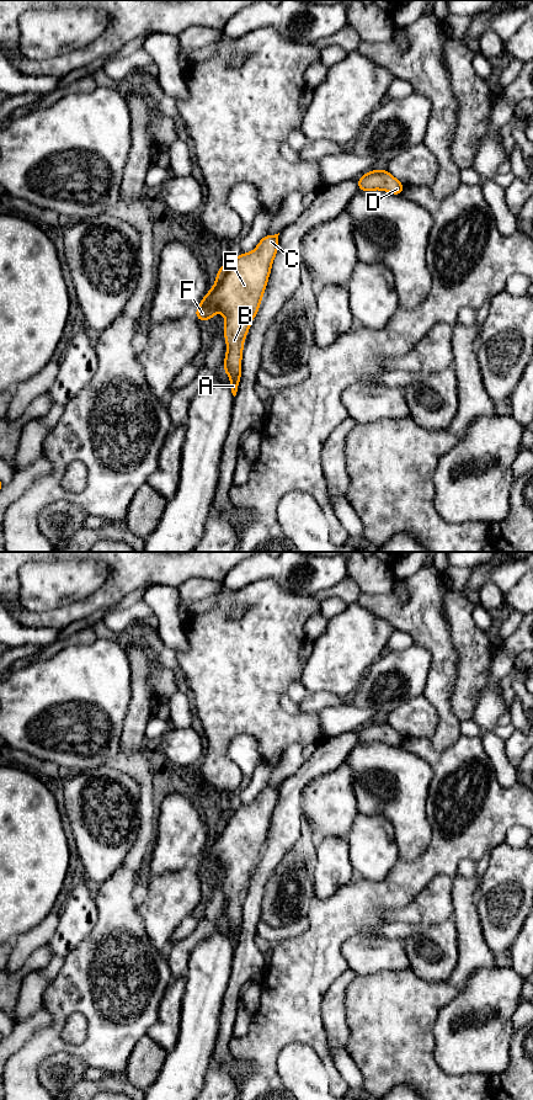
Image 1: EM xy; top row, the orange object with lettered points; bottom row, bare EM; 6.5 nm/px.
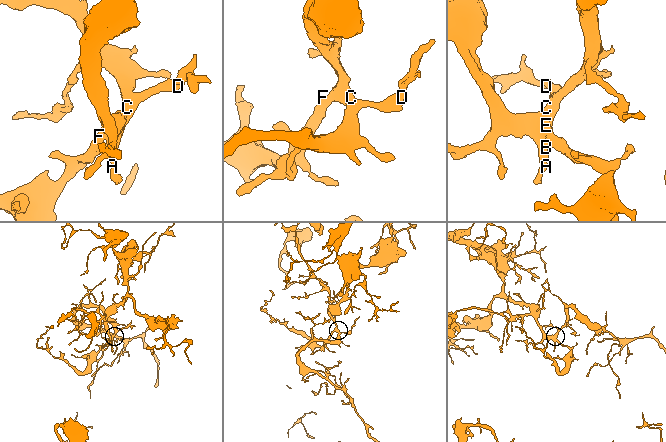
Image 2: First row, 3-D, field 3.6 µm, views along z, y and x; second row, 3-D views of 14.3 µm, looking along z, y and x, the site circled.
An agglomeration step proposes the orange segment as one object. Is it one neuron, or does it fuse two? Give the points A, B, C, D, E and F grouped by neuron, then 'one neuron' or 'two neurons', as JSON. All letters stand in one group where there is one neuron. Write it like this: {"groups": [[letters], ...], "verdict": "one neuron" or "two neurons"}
{"groups": [["A", "B", "C", "D", "E", "F"]], "verdict": "one neuron"}

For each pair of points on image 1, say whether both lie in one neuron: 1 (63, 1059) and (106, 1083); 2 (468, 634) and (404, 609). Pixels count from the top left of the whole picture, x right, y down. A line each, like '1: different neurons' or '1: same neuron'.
1: same neuron
2: different neurons

